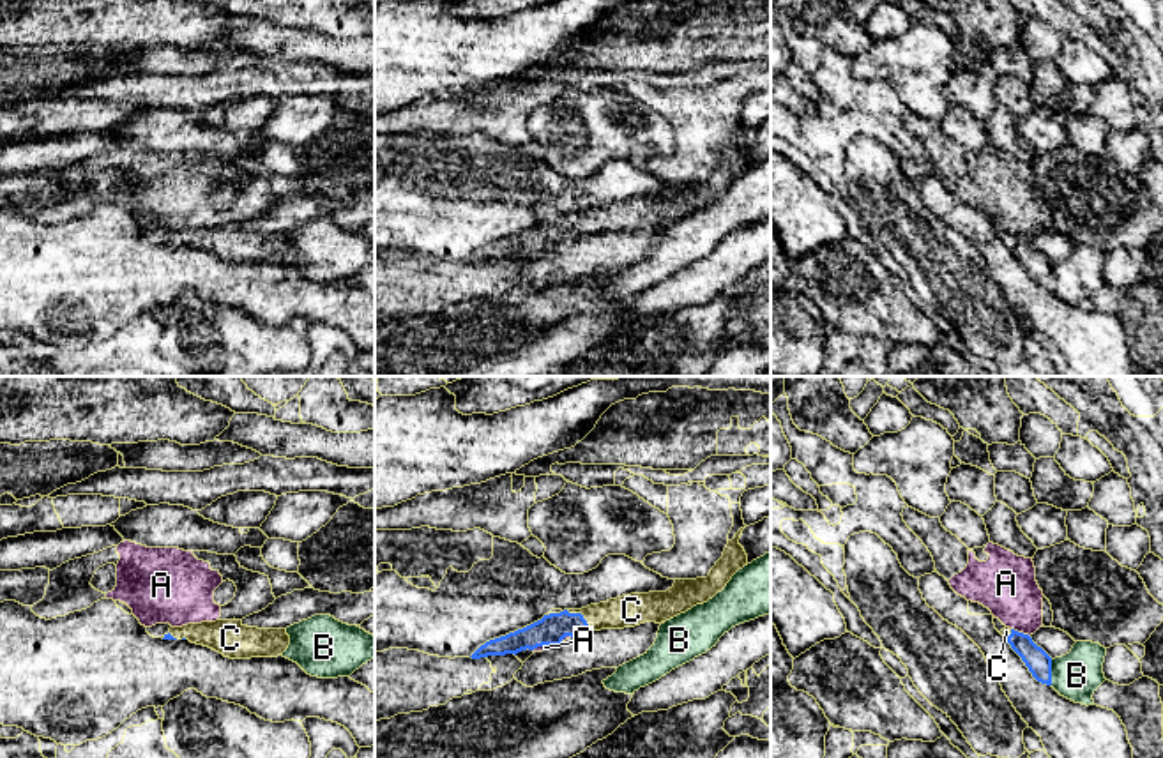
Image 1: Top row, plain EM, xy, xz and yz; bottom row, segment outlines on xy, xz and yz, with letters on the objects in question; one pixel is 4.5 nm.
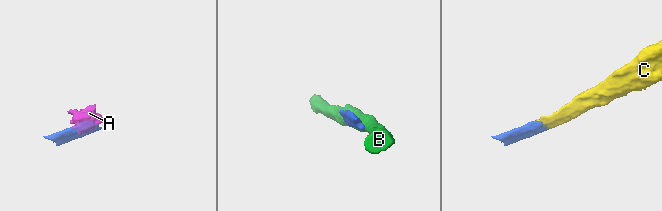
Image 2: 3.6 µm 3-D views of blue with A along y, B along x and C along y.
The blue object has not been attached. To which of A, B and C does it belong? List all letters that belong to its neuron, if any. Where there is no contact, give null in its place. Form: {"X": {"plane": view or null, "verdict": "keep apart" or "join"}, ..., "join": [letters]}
{"A": {"plane": "yz", "verdict": "keep apart"}, "B": {"plane": "yz", "verdict": "keep apart"}, "C": {"plane": "xz", "verdict": "join"}, "join": ["C"]}

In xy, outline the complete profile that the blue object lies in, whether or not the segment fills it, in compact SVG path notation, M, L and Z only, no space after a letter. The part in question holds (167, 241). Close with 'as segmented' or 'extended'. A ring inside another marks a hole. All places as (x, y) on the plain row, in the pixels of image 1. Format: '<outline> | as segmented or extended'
M216 224L170 231L163 244L189 244L230 263L277 262L288 249L286 233L247 231L242 224Z | extended

